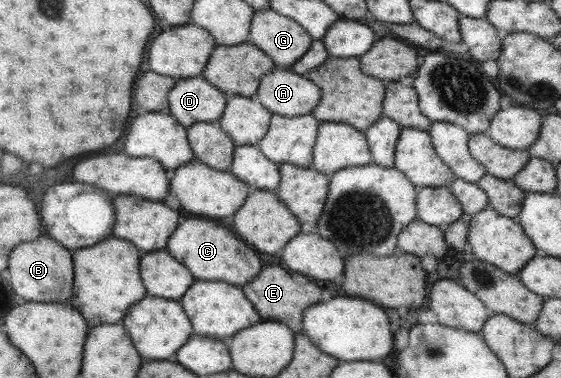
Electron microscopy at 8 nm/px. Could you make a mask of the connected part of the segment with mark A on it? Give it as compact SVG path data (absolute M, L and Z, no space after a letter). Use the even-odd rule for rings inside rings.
M285 68L261 76L254 99L271 114L292 117L309 114L320 96L321 91L313 81Z

